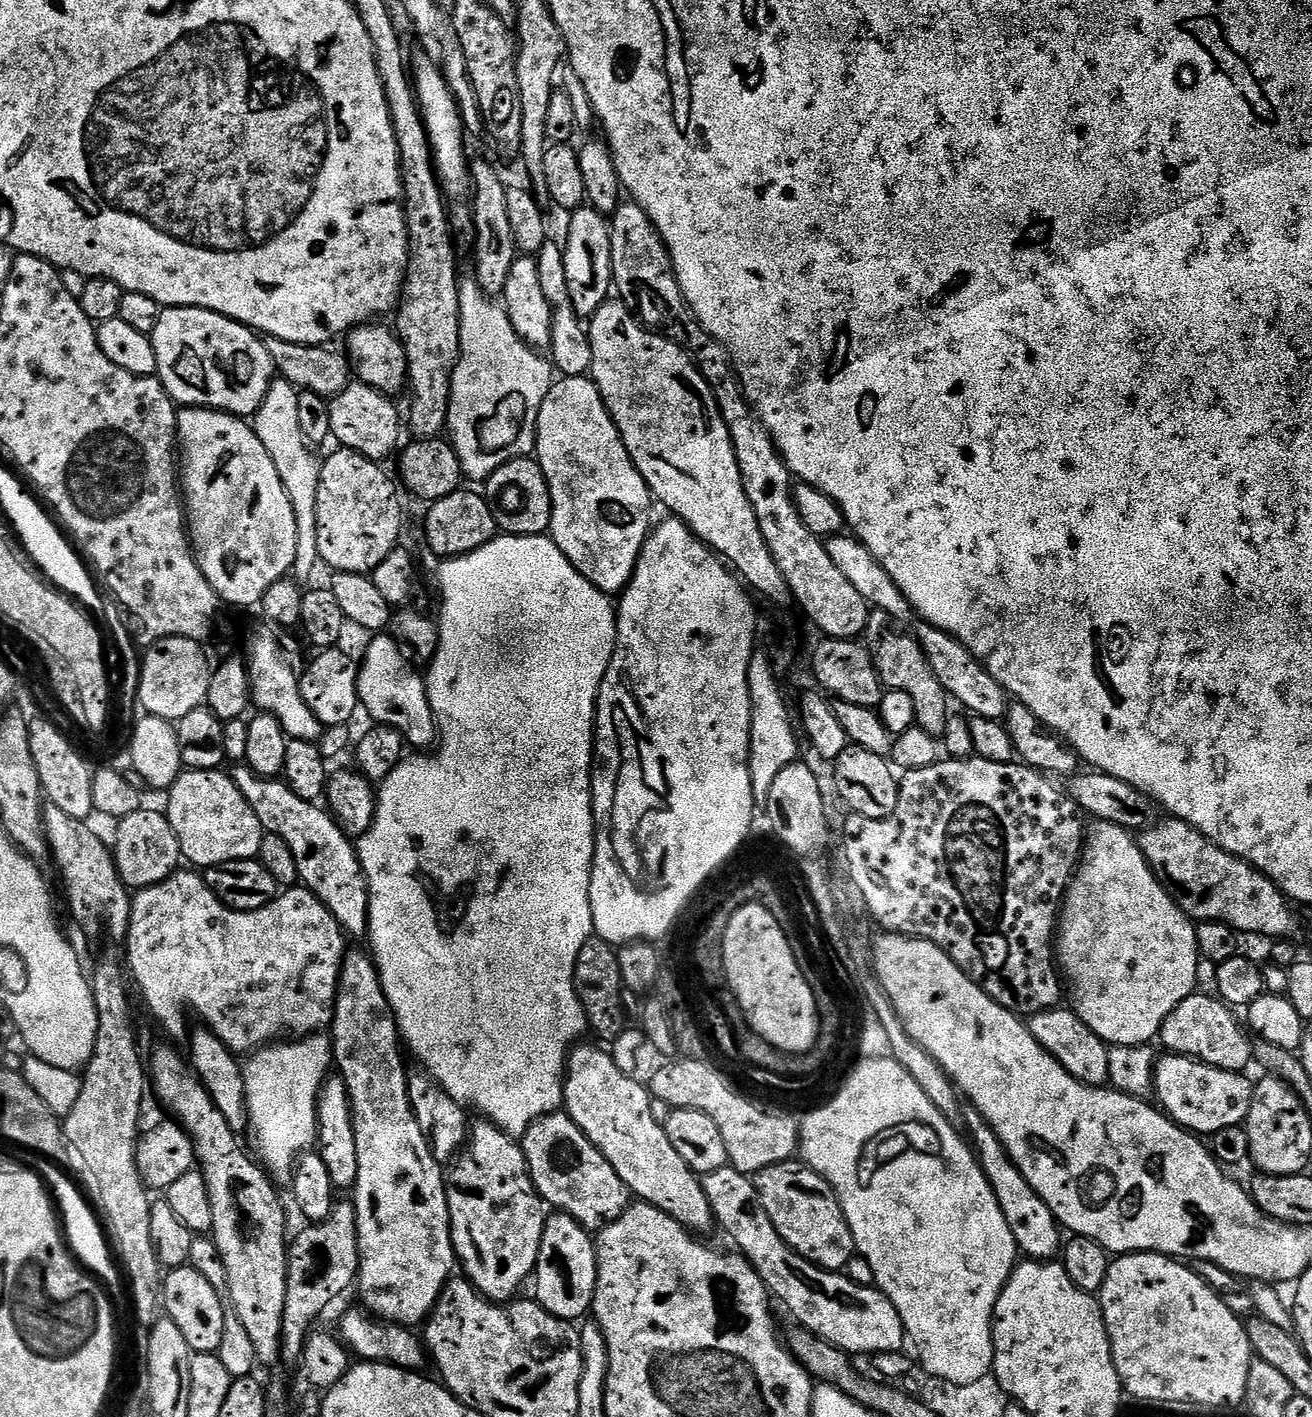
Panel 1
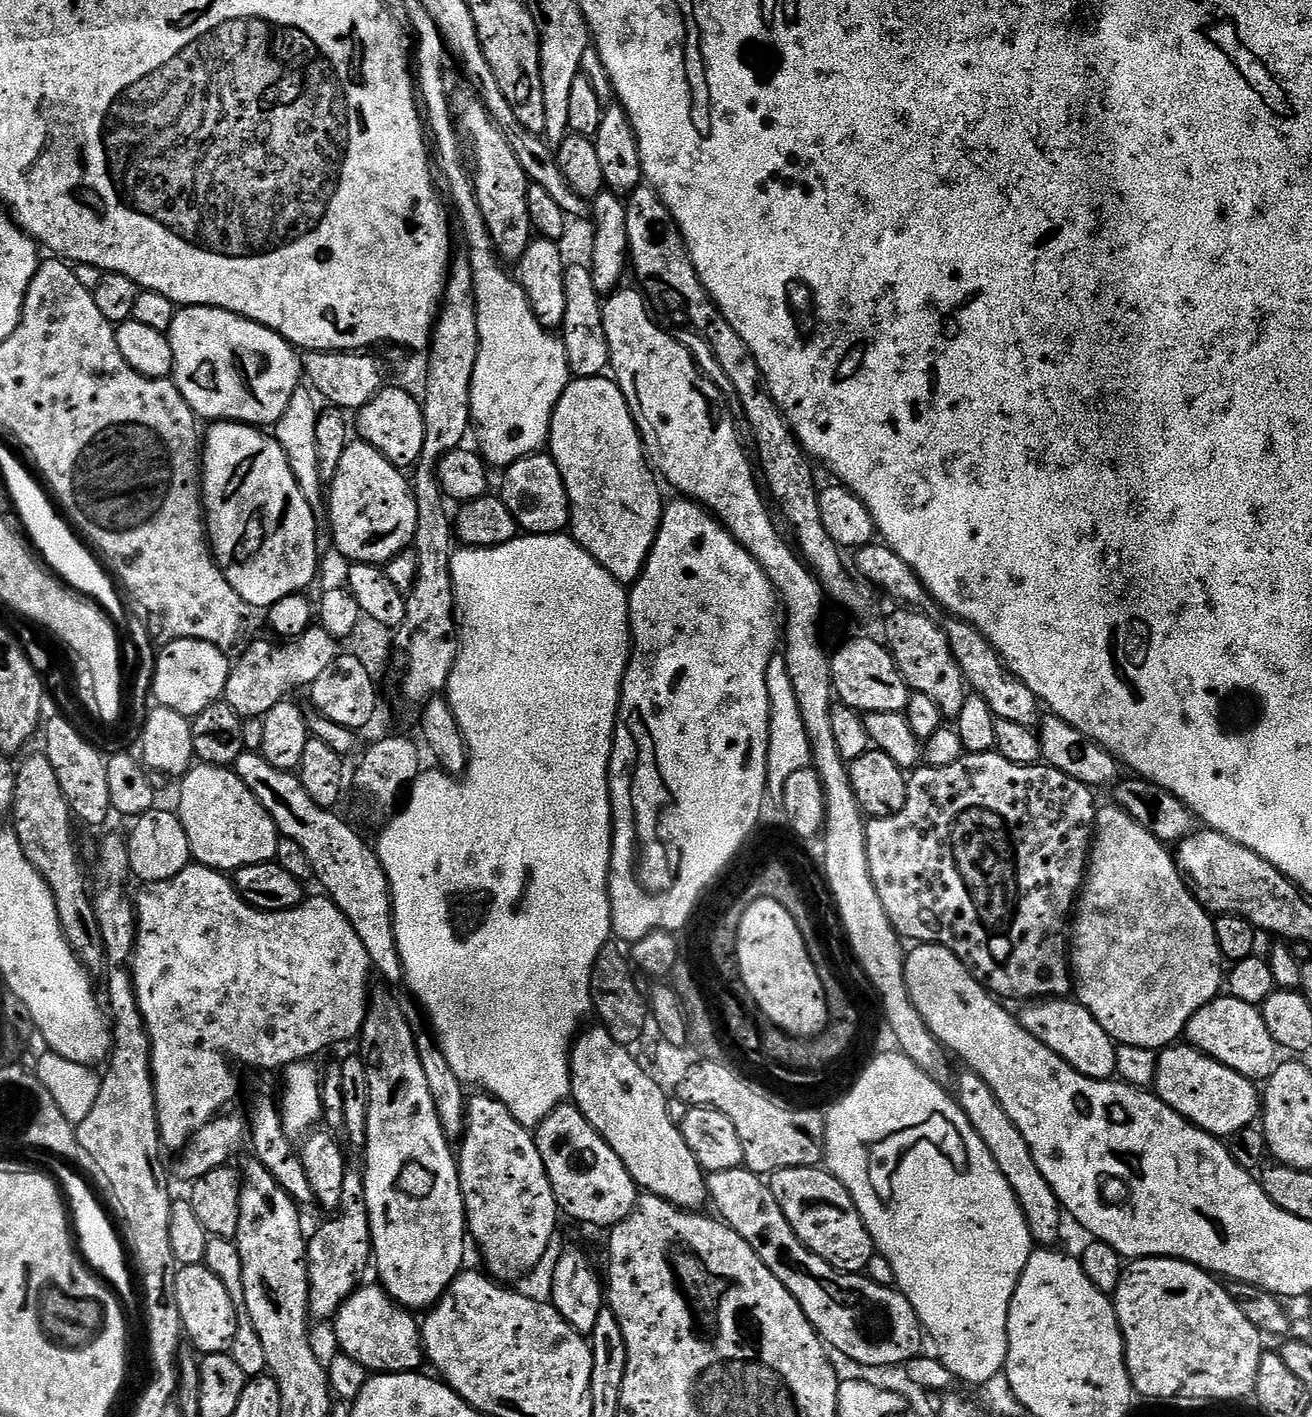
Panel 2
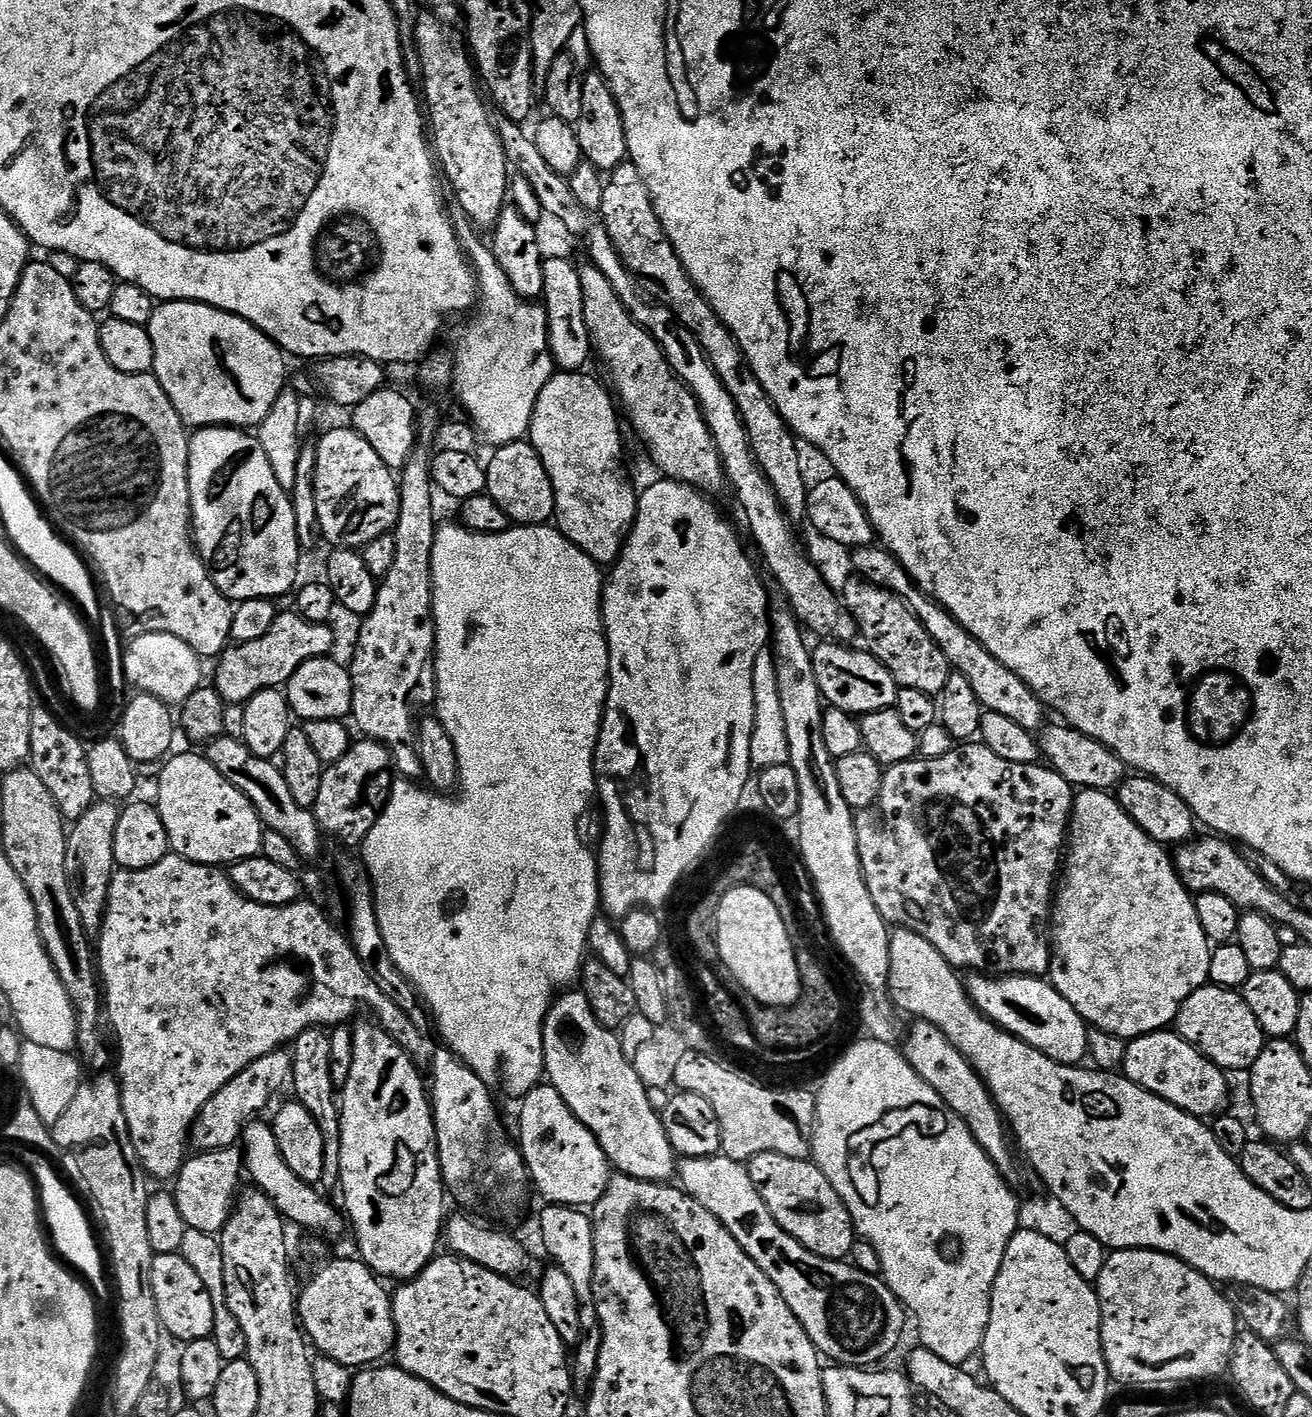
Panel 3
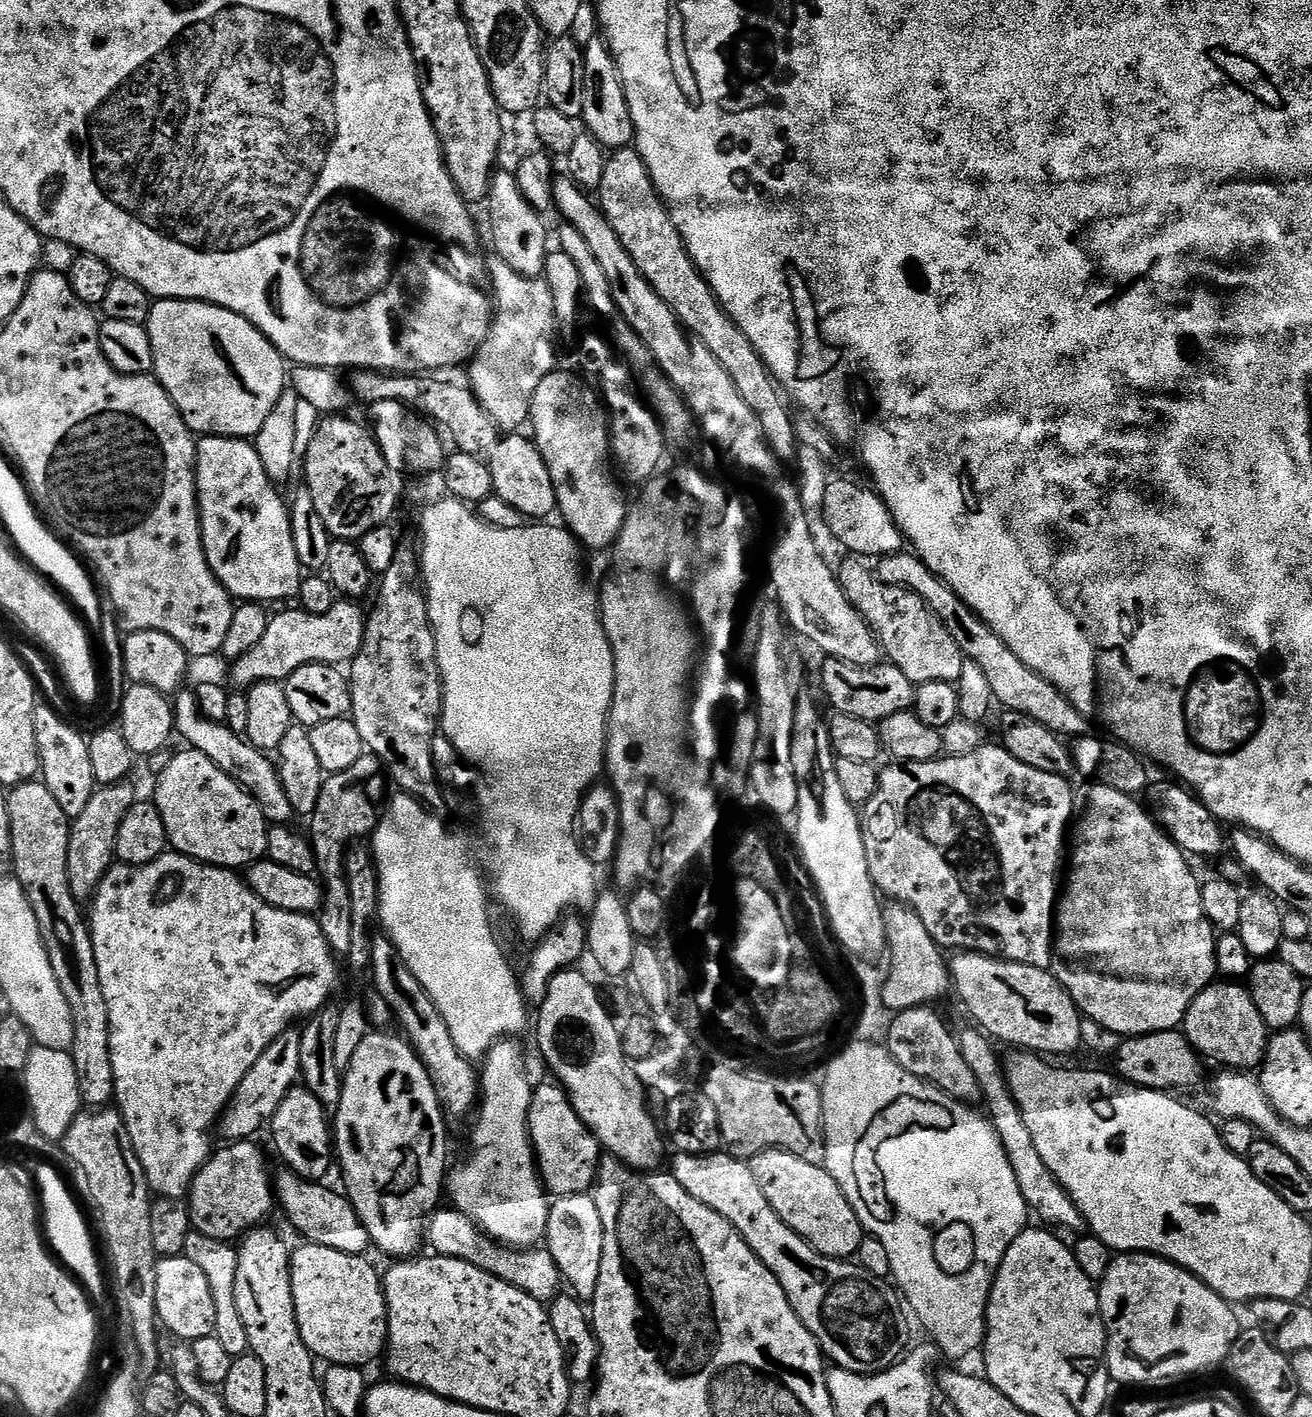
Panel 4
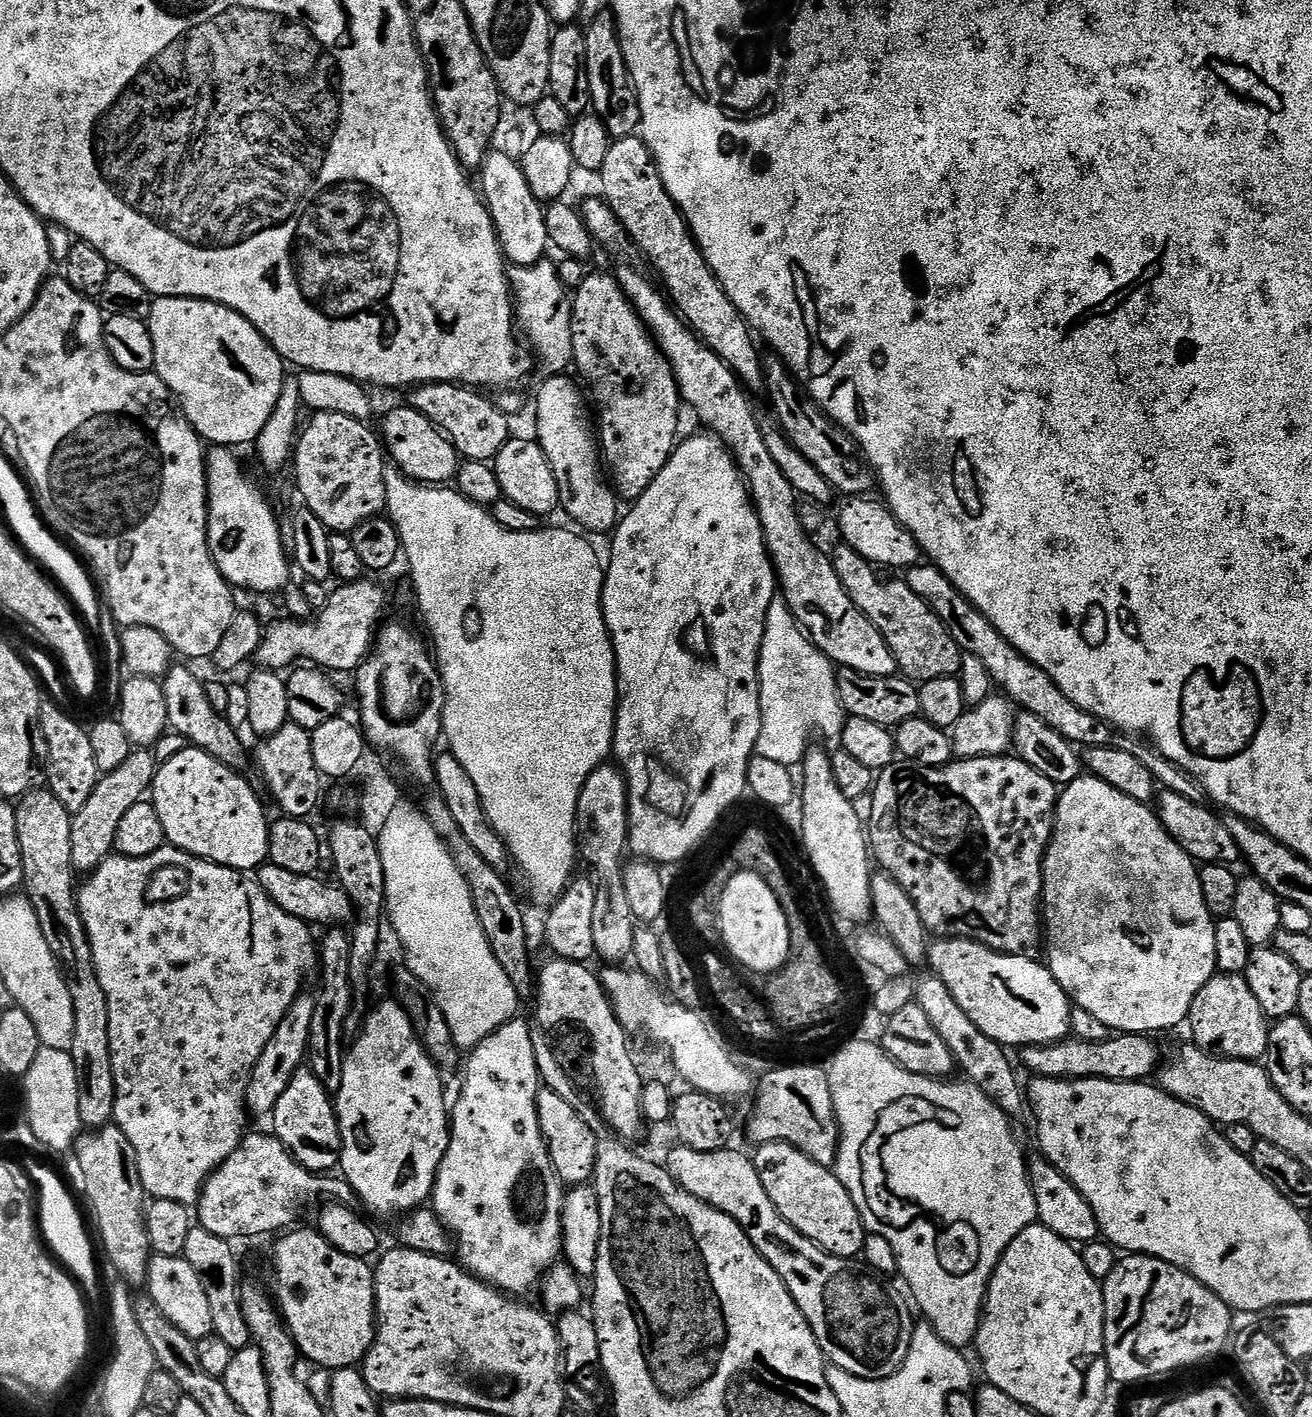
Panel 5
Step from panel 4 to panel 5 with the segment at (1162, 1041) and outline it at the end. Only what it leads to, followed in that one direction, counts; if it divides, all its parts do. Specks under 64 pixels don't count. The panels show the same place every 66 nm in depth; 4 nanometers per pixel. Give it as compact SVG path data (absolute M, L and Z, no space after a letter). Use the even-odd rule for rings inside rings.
M1116 1034L1110 1040L1095 1044L1075 1038L1065 1038L1056 1044L1034 1044L1023 1049L1024 1064L1033 1072L1032 1076L1046 1080L1131 1080L1144 1082L1157 1071L1162 1060L1162 1052L1156 1049L1155 1039L1144 1034Z

